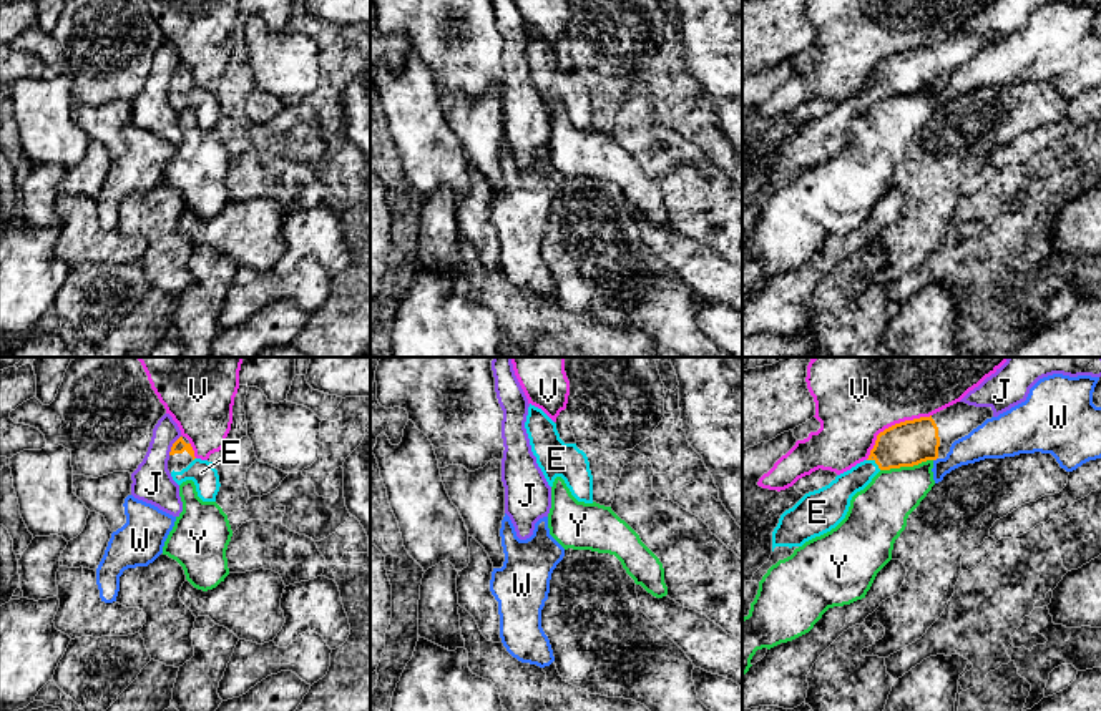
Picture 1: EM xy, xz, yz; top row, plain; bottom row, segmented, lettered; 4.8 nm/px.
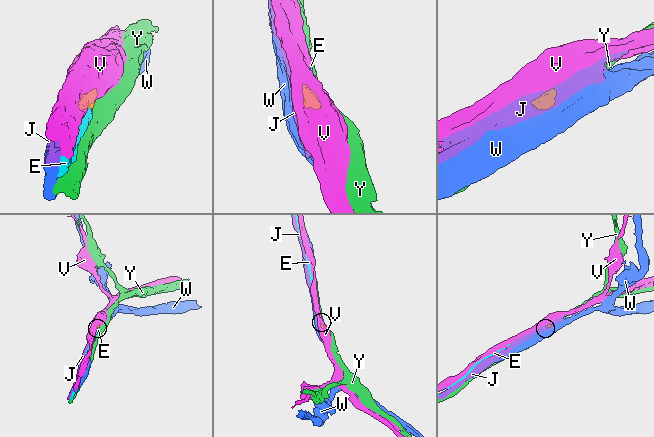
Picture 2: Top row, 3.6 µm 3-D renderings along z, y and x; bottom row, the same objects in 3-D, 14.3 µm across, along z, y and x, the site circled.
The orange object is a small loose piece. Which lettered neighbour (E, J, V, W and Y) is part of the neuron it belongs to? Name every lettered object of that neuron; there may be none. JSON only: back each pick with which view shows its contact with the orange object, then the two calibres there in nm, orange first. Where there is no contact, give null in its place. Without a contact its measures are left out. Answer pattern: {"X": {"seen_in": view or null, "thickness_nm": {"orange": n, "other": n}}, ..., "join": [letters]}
{"E": {"seen_in": "yz", "thickness_nm": {"orange": 220, "other": 140}}, "join": ["E"]}

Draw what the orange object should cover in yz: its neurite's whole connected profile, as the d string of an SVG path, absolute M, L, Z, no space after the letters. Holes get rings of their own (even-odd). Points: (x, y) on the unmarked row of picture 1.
M957 30L930 45L885 56L877 63L867 88L837 103L829 113L805 121L780 143L772 159L772 179L776 174L802 174L830 159L845 146L852 125L864 118L880 98L945 86L955 68L991 45L991 35Z

